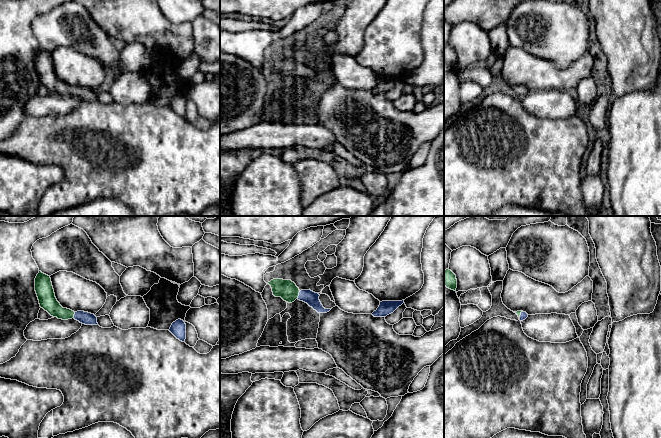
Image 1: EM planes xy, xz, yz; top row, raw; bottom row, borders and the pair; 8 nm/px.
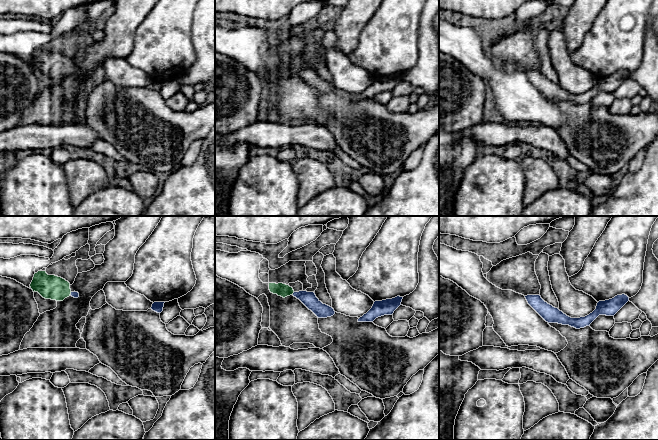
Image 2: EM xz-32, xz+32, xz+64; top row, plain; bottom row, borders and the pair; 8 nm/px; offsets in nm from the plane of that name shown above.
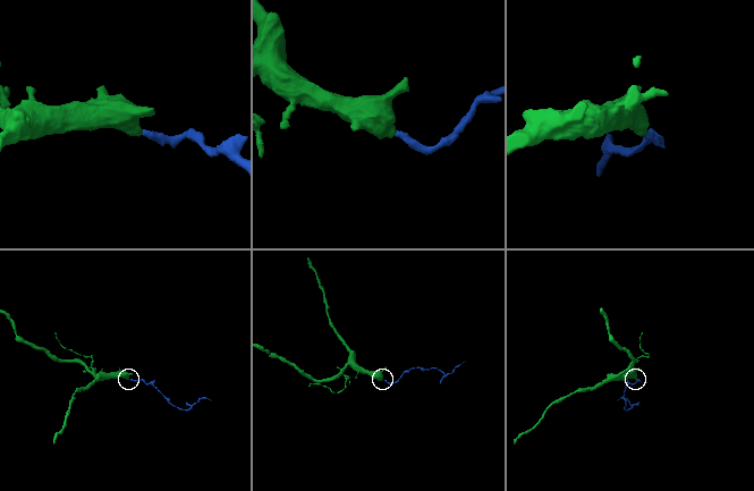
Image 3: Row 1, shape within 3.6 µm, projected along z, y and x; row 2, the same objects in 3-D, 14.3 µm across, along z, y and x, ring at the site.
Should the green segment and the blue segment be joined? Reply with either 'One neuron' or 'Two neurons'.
One neuron

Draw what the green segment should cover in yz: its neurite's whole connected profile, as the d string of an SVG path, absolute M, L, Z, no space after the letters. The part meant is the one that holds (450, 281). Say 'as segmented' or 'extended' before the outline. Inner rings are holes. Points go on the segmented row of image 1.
as segmented | M449 269L444 270L444 286L454 291L457 288L456 275Z

